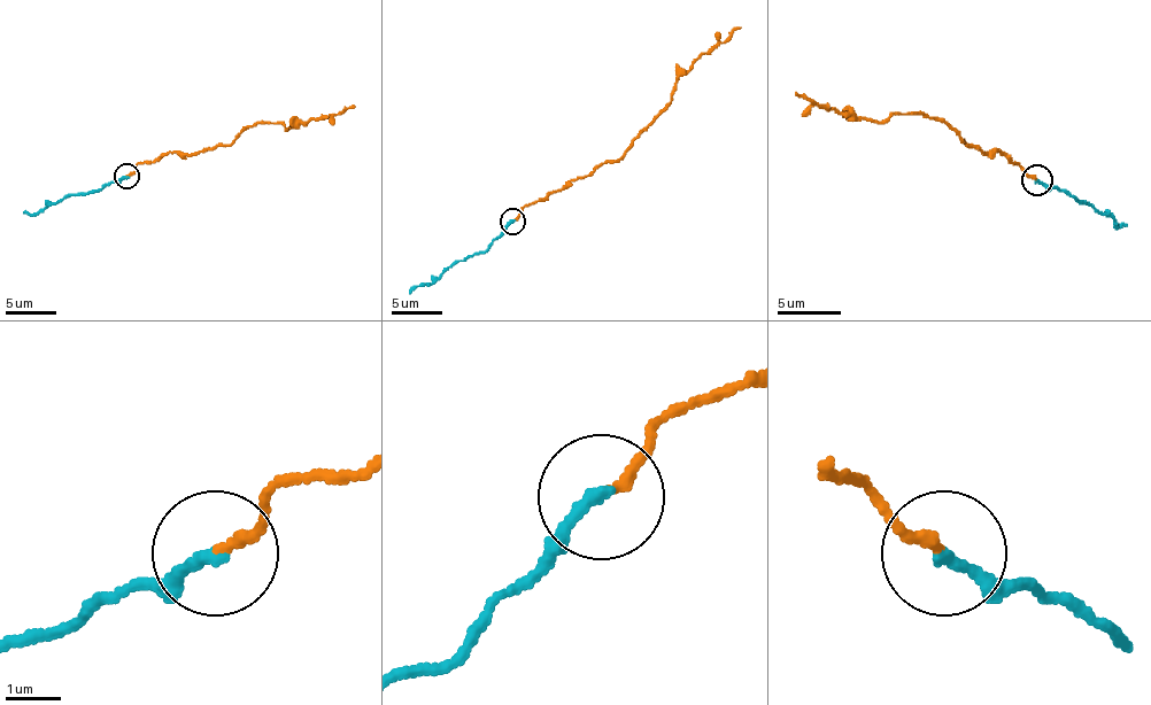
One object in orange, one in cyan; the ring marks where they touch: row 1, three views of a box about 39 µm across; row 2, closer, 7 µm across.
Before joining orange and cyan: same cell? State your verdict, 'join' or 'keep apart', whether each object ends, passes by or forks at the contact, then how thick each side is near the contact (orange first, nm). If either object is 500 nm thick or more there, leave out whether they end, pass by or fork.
keep apart; orange ends; cyan ends; calibres 200 and 240 nm

